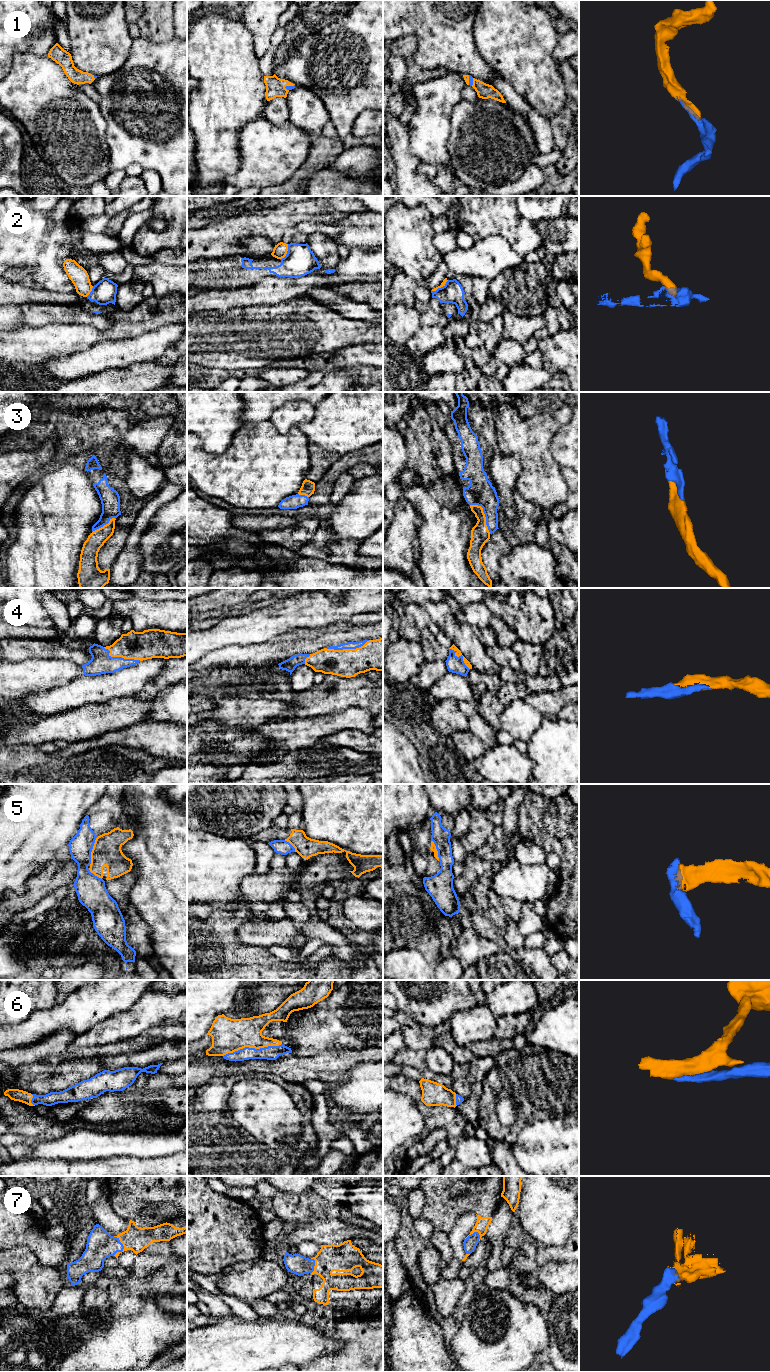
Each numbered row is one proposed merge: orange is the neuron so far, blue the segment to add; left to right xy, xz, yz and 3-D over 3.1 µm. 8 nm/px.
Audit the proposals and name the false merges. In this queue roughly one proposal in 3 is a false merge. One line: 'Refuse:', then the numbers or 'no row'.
Refuse: 2, 5

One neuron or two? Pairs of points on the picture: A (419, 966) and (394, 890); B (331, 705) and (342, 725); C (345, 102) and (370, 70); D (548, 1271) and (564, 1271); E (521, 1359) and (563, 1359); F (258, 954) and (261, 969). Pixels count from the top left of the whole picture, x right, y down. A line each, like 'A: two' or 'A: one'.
A: two
B: two
C: one
D: one
E: two
F: one

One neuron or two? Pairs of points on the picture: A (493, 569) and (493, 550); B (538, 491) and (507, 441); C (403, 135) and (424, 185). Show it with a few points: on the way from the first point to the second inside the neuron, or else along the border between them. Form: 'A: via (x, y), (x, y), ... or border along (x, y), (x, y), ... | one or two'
A: via (493, 564), (493, 555) | one
B: via (538, 478), (535, 465), (520, 450) | one
C: via (403, 147), (403, 160), (406, 167), (412, 173) | one

